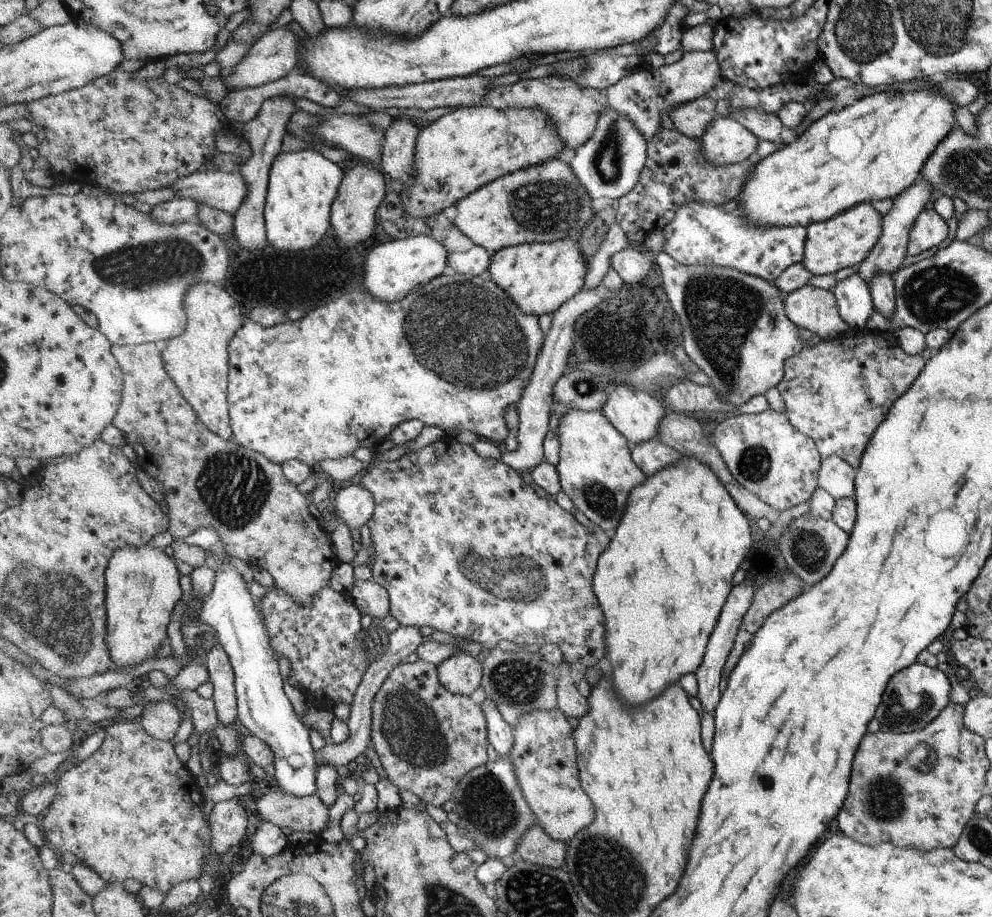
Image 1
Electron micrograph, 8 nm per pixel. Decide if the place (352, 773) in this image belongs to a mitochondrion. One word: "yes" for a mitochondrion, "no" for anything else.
no

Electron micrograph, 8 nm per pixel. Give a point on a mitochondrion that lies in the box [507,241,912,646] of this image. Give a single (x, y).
(722, 310)

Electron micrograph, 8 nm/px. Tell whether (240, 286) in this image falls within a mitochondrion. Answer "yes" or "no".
no

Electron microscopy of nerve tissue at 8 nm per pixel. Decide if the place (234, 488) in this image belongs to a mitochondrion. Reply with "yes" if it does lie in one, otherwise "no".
yes

